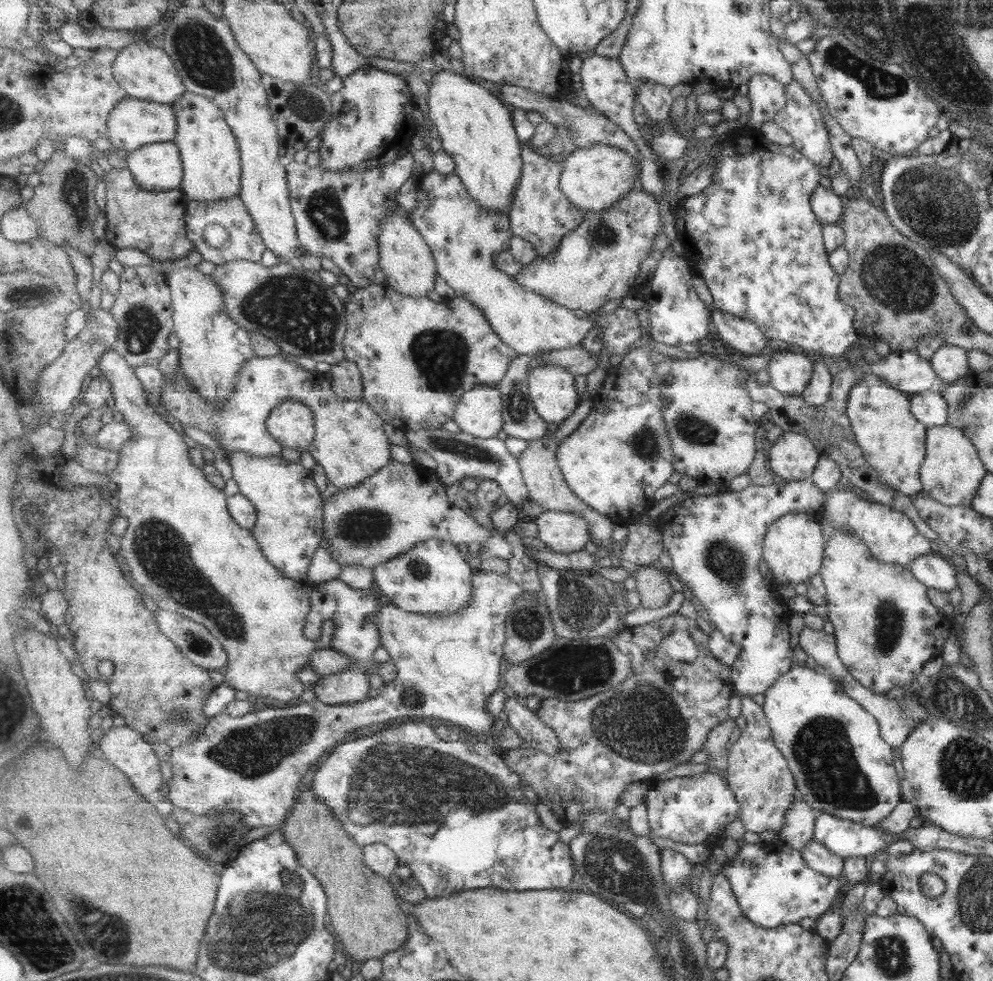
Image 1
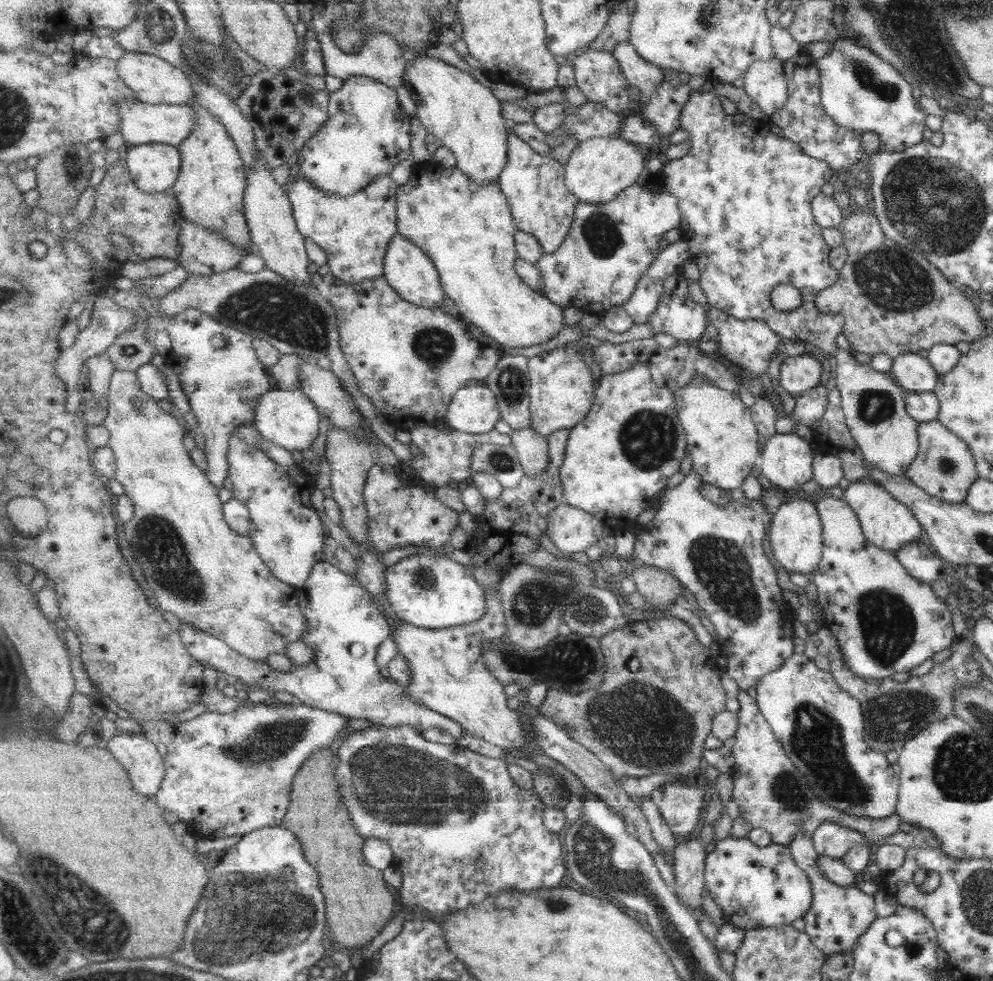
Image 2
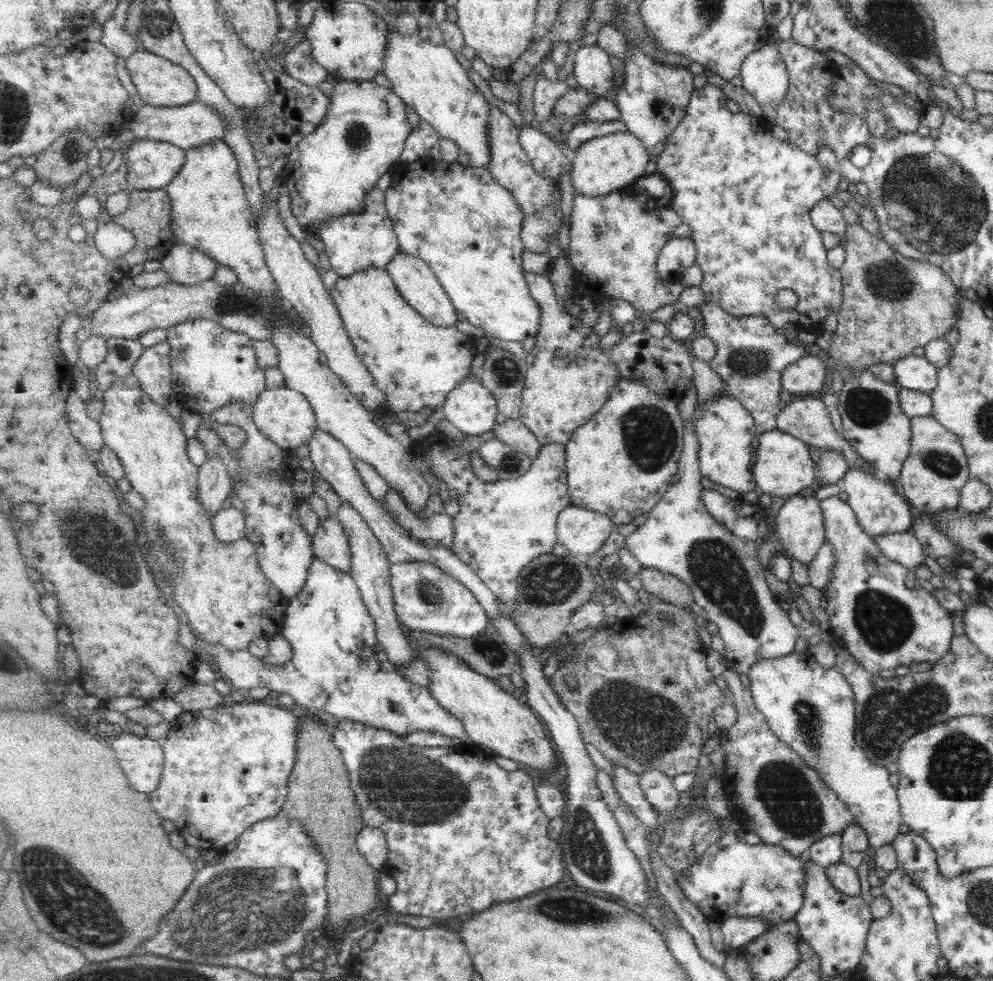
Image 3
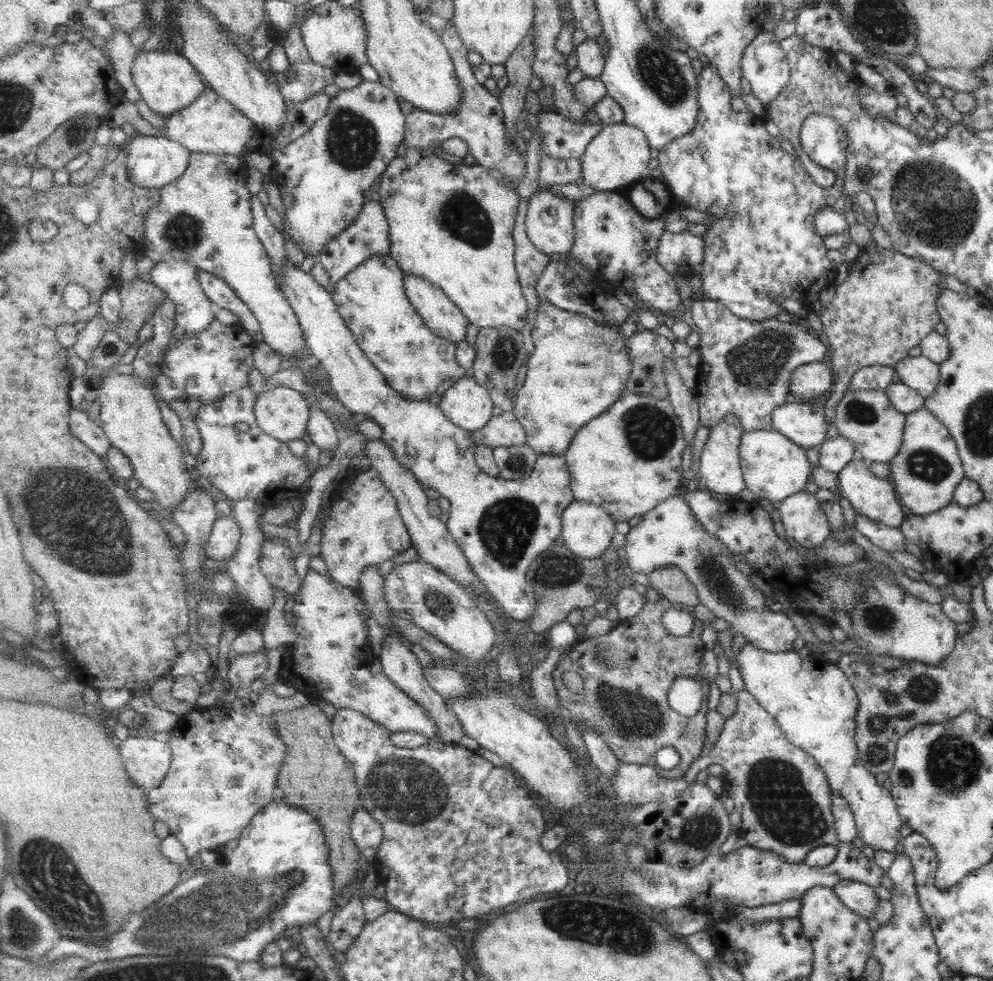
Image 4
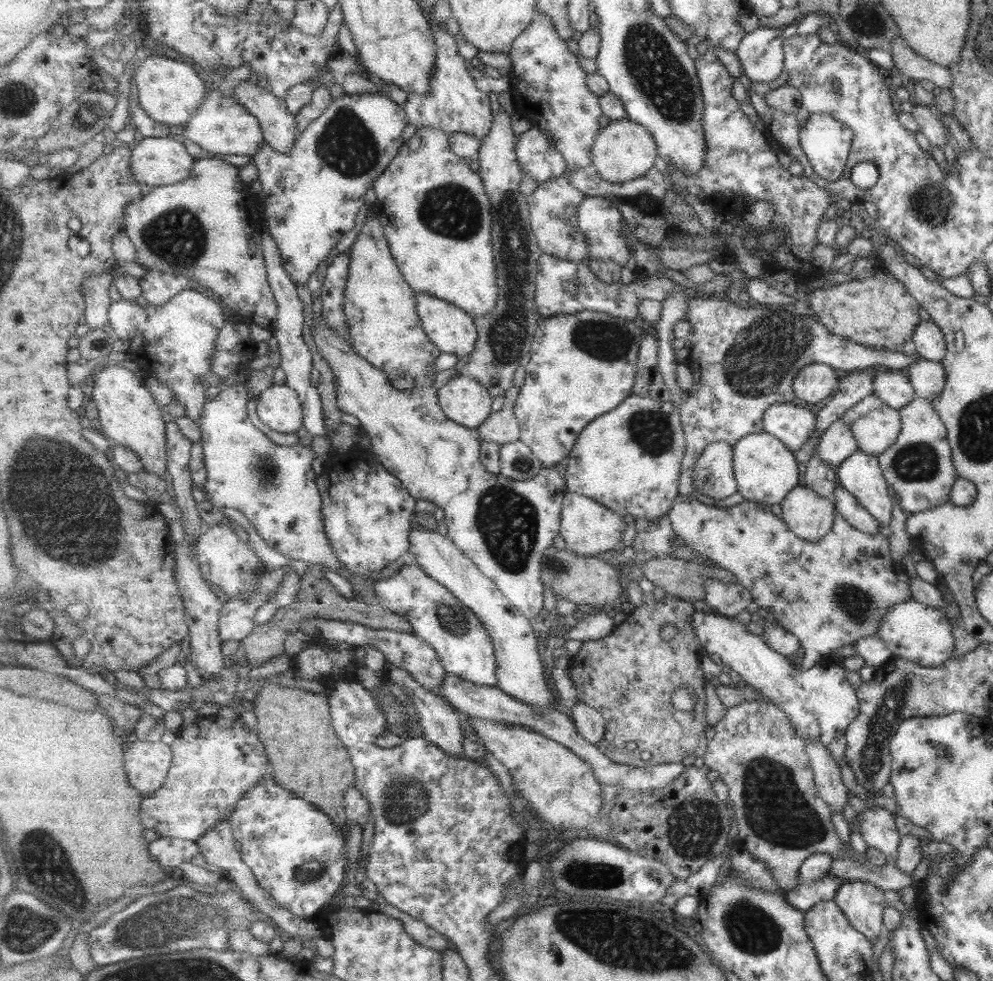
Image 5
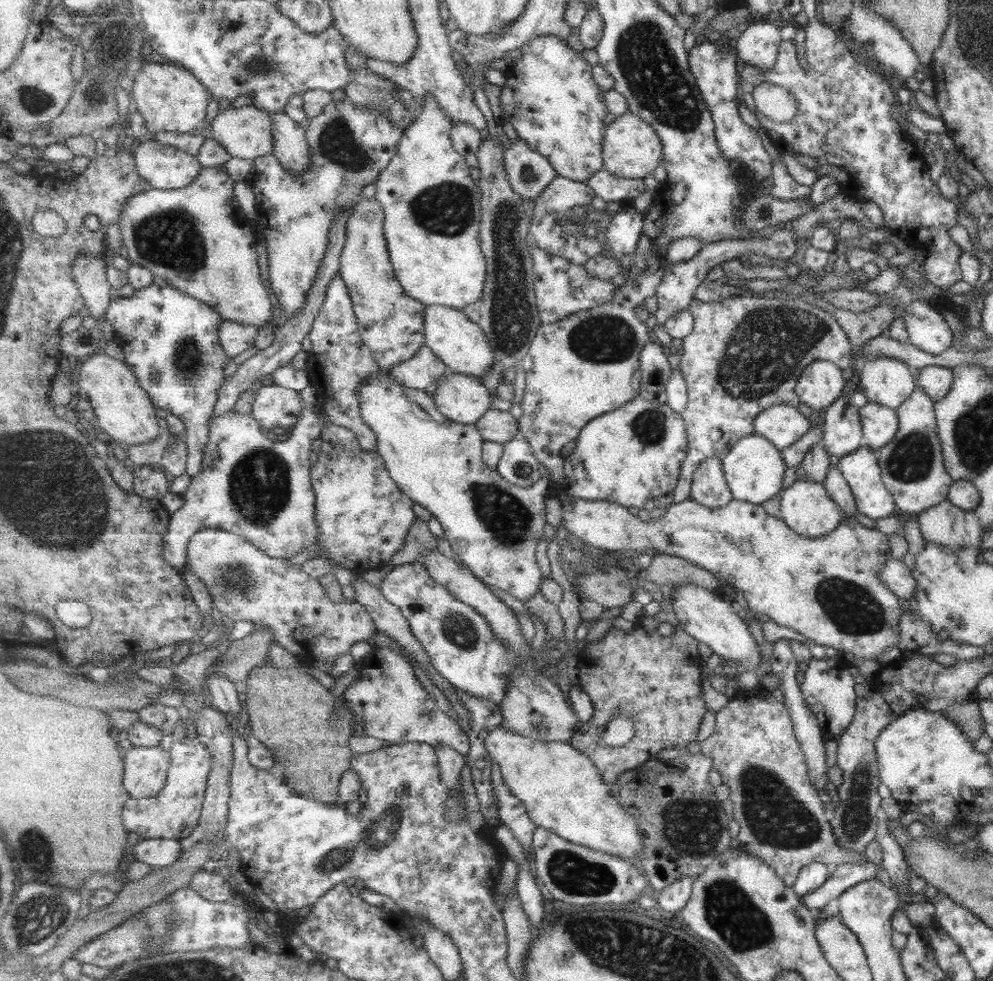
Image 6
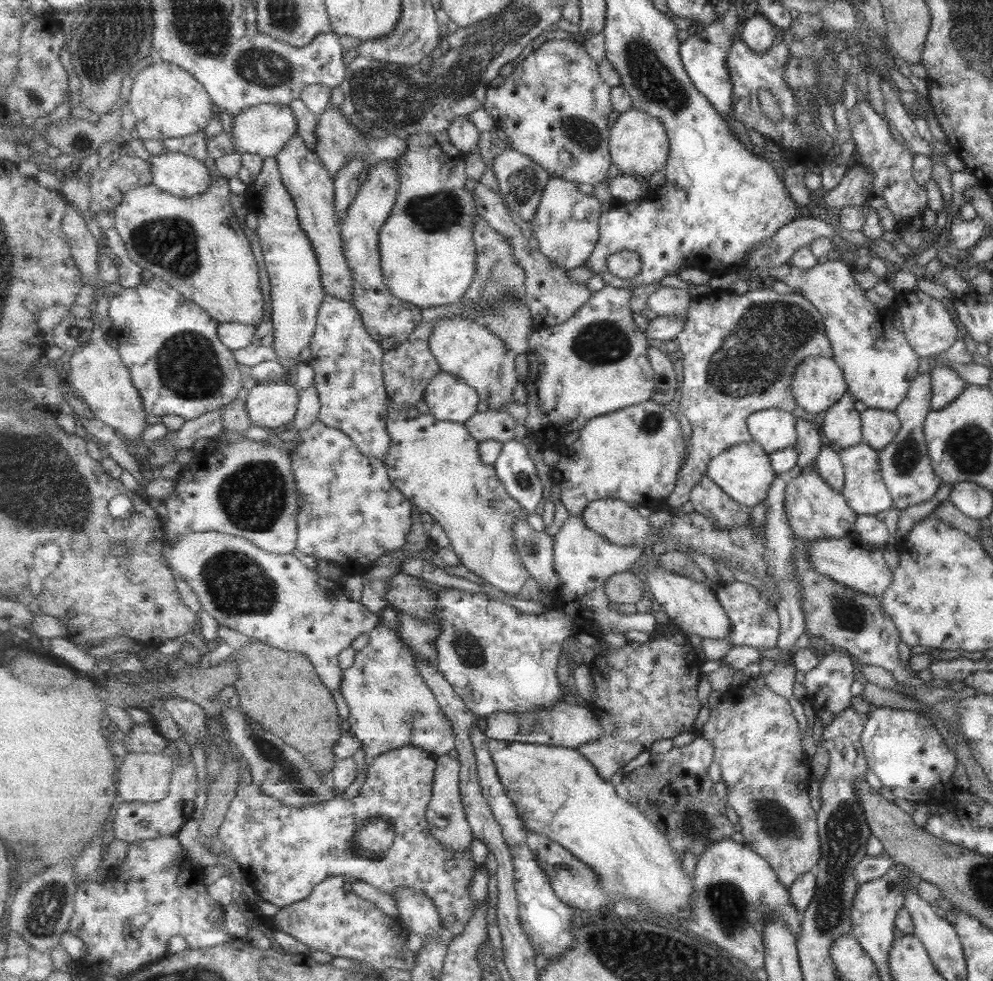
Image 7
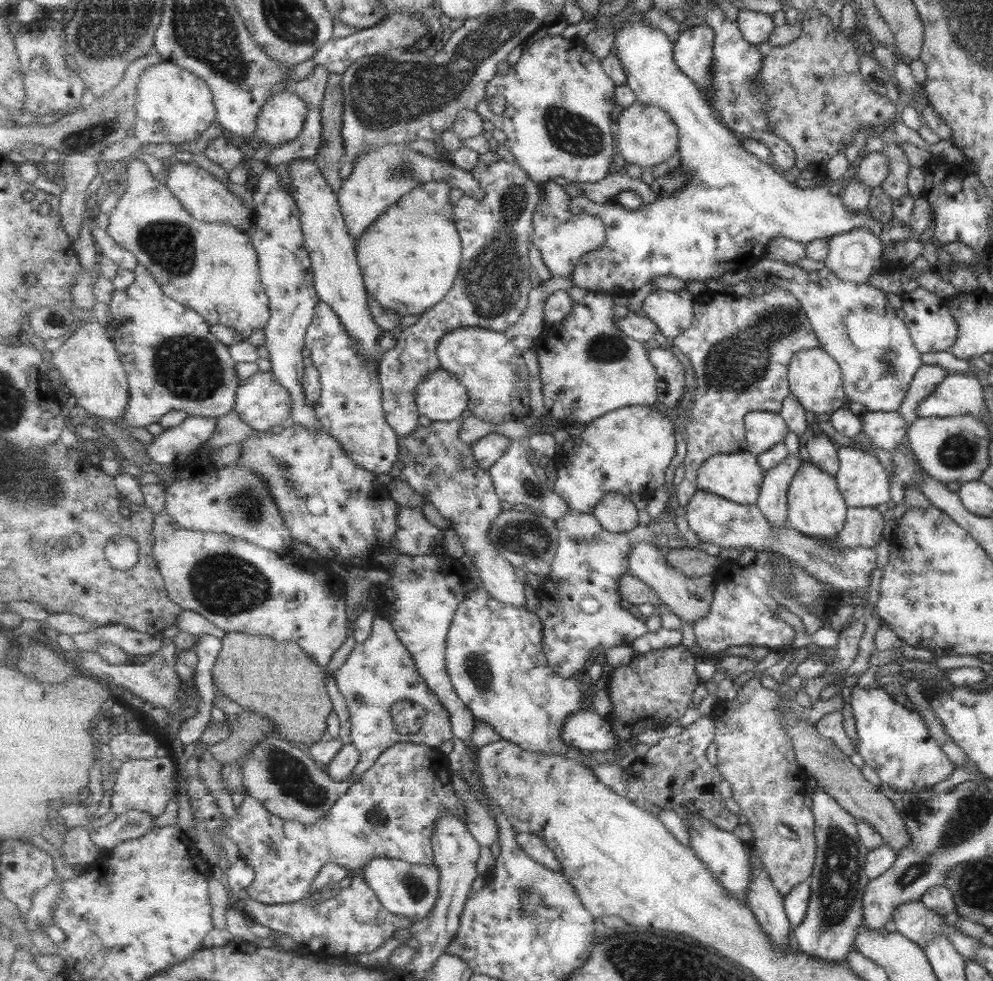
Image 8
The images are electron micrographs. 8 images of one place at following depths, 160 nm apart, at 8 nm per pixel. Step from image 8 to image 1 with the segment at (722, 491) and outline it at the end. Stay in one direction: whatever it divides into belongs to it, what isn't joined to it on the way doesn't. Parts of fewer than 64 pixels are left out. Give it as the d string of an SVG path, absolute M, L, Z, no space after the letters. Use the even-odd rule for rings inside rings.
M782 431L769 451L771 471L785 481L809 478L819 458L811 443L803 433Z

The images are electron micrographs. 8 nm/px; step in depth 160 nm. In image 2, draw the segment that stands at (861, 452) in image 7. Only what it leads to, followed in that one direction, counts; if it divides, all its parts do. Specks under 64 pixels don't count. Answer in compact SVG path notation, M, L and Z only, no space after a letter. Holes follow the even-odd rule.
M867 481L849 482L847 489L842 491L841 498L857 517L862 535L873 546L894 554L904 544L924 540L922 528L913 513L879 485Z

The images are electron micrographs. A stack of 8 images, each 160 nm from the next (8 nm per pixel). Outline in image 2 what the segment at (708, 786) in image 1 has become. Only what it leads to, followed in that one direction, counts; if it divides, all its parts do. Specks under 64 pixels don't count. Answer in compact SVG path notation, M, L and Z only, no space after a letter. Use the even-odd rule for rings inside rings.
M666 782L660 787L654 789L649 798L658 806L659 812L665 819L665 822L671 827L671 830L676 834L678 839L688 839L691 832L695 832L697 826L702 826L701 812L709 801L705 798L705 792L697 787L687 785L679 785L675 783Z

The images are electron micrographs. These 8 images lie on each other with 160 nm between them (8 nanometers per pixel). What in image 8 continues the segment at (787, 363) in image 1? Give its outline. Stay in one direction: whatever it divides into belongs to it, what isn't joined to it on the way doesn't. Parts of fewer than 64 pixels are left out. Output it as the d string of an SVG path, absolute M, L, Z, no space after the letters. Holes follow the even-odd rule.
M819 346L793 352L787 368L788 388L792 389L793 398L805 412L815 415L831 413L848 403L842 389L839 365Z

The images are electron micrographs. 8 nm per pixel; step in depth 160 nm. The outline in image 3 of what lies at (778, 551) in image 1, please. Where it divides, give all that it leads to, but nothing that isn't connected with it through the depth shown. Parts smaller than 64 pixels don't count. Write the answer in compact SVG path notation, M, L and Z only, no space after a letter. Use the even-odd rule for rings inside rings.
M812 493L786 497L776 515L776 530L777 540L785 548L783 555L807 565L813 560L813 556L815 556L821 543L827 539L819 501L815 499Z

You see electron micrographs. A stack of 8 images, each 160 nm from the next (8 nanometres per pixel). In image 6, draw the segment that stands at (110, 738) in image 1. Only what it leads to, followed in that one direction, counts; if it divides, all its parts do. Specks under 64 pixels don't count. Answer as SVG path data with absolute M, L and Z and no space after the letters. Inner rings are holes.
M132 746L123 752L124 787L132 798L157 796L168 781L172 753L161 747Z

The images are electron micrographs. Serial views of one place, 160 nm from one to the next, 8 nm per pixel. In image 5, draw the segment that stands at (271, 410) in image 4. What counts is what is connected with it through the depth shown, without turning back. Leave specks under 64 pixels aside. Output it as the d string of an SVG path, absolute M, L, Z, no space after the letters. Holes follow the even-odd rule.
M287 384L272 385L258 398L258 418L277 432L299 434L303 426L303 404L296 389Z

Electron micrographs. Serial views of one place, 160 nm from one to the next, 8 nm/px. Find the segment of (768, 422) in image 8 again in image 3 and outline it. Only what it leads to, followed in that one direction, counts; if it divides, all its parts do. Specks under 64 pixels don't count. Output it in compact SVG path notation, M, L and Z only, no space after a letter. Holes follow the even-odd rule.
M819 396L803 398L803 400L795 400L795 402L787 403L785 408L782 408L780 414L777 415L776 430L789 433L791 436L804 441L805 444L814 446L819 450L837 451L846 460L848 468L856 468L857 470L873 475L875 478L881 477L868 462L856 453L856 450L852 446L849 446L849 443L843 437L839 436L833 430L831 422L829 422L829 416L827 416L827 412L825 412L823 402L821 402Z

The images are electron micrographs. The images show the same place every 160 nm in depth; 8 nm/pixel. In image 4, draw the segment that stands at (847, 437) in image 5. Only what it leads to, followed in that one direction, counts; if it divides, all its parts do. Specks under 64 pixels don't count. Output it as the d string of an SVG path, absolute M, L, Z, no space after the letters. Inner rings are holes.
M837 433L831 435L829 440L824 440L818 452L818 466L835 475L840 468L854 458L853 445Z

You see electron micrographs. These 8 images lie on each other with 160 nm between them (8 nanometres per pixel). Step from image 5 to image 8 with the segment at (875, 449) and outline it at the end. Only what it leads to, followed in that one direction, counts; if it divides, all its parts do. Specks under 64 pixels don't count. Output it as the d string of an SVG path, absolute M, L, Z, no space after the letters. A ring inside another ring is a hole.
M867 411L861 416L860 423L860 430L877 448L891 451L904 440L906 422L897 411Z

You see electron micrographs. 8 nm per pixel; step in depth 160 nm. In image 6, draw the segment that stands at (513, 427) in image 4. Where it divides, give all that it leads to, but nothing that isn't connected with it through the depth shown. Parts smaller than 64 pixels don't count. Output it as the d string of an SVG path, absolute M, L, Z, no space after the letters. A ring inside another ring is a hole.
M491 408L476 422L476 426L486 441L504 445L520 437L520 423L509 411Z

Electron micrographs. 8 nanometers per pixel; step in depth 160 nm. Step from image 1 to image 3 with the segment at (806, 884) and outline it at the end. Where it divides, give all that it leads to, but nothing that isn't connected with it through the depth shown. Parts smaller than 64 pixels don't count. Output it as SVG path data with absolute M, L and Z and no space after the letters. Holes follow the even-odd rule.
M730 829L719 842L708 848L697 864L679 875L678 884L689 900L699 904L700 909L719 924L729 917L761 917L773 926L793 919L804 906L805 865L802 857L803 855L793 856L793 853L773 844L760 842L751 845L741 842Z

